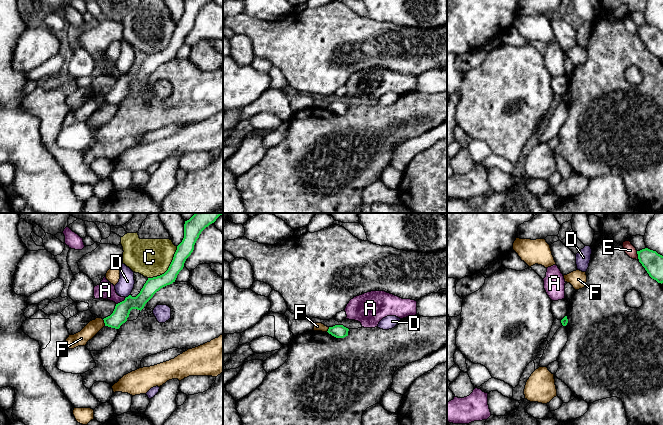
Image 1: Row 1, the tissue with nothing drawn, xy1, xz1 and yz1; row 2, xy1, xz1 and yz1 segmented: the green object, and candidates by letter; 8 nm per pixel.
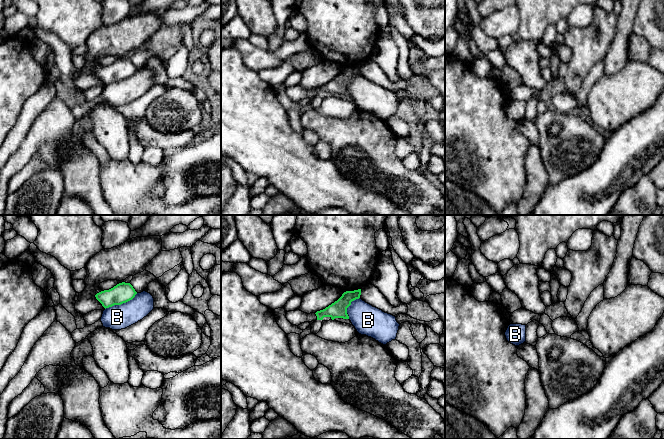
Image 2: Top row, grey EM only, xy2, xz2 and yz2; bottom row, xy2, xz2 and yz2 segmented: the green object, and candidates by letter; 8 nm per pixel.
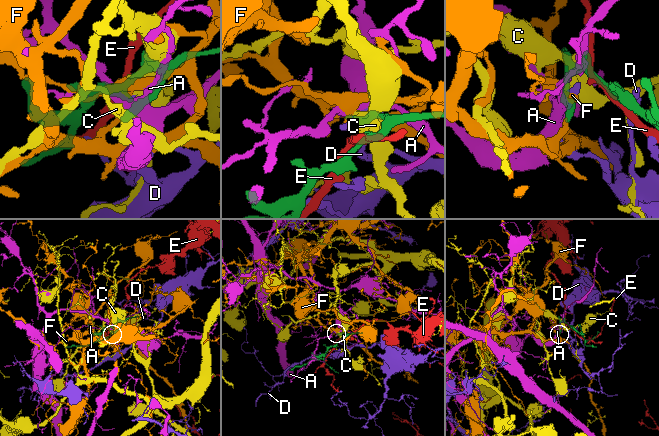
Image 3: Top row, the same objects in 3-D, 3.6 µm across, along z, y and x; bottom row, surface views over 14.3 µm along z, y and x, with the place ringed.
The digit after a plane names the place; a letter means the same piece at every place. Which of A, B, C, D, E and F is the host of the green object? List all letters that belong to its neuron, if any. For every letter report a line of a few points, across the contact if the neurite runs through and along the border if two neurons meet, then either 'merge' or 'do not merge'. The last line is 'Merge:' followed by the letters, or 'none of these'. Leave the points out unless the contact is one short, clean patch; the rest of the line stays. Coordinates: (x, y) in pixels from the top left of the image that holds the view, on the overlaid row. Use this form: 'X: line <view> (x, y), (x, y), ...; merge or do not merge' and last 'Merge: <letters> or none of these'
A: line xy1 (125, 298), (116, 304); do not merge
B: line xy2 (137, 293), (131, 299), (105, 309); do not merge
C: do not merge
D: do not merge
E: do not merge
F: line xy1 (102, 319), (105, 325); do not merge
Merge: none of these

